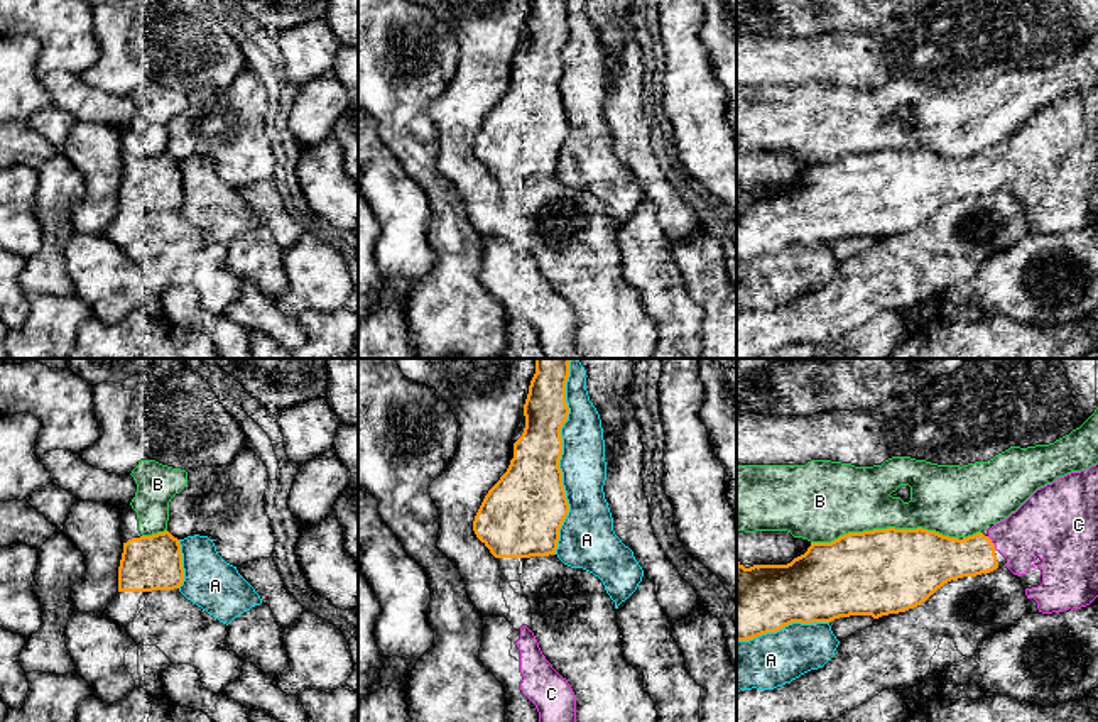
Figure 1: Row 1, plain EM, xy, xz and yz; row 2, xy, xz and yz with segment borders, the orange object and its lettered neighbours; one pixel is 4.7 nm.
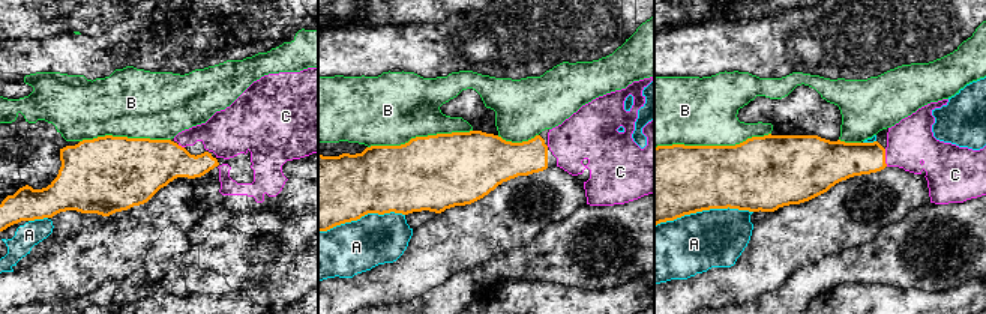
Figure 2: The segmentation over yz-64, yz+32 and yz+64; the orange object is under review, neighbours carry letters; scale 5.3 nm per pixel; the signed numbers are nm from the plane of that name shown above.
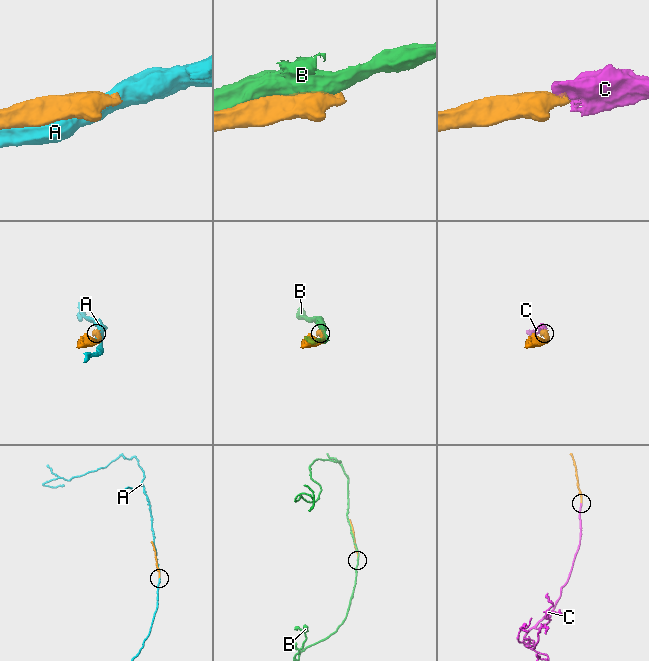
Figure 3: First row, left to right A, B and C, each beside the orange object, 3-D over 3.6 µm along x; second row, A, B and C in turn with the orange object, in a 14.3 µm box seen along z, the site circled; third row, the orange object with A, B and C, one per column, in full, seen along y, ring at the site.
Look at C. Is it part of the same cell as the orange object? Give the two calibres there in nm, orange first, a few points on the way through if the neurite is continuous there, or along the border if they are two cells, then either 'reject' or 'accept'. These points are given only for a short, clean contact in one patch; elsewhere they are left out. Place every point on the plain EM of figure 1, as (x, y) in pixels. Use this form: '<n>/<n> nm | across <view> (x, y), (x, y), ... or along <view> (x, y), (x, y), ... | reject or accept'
220/280 nm | accept

